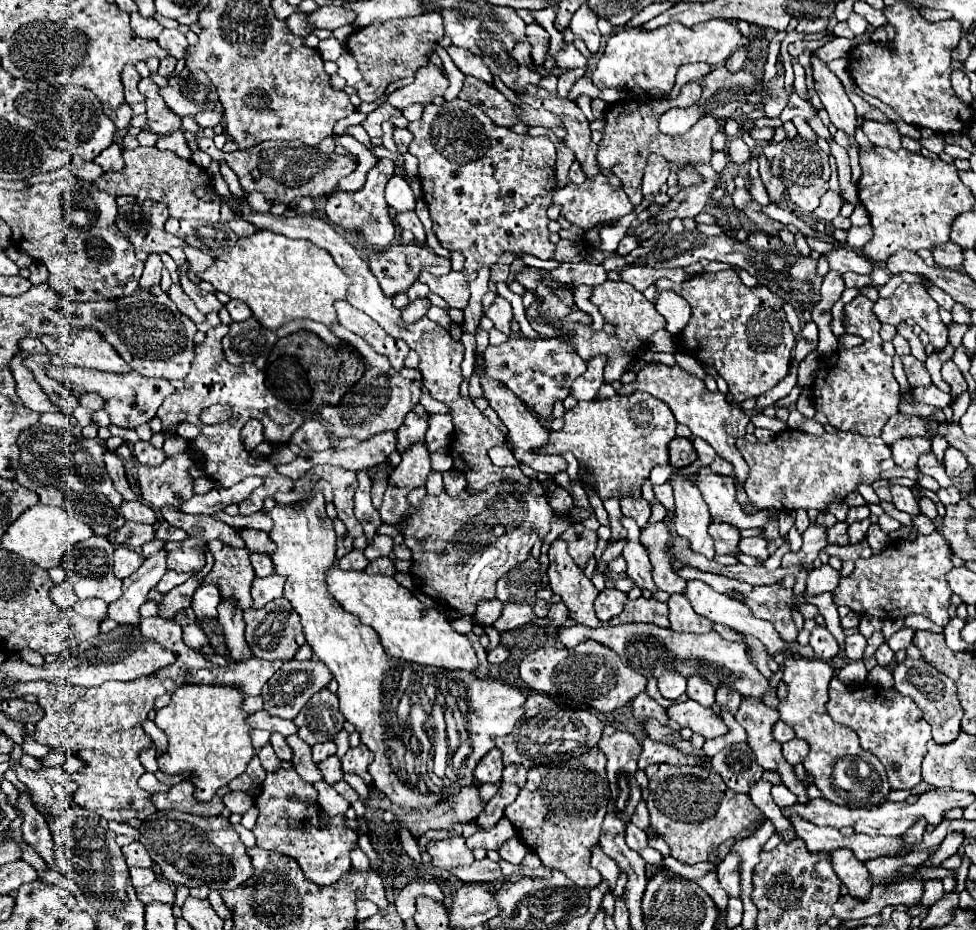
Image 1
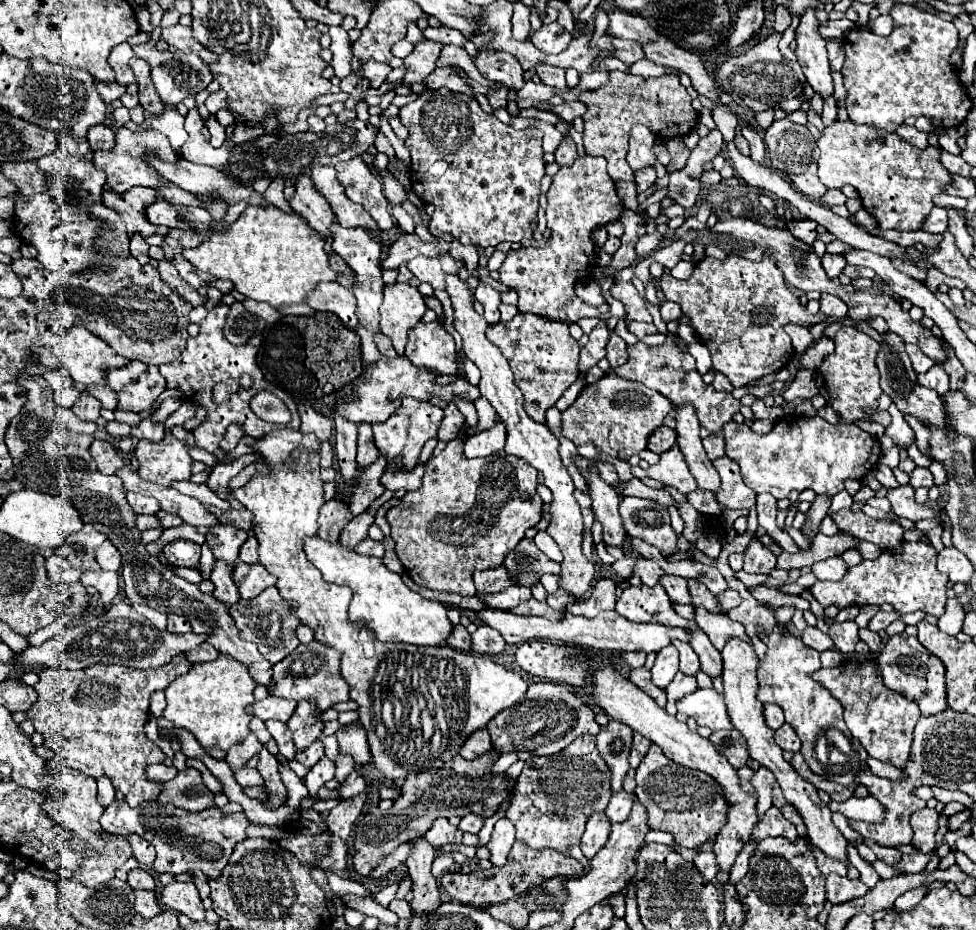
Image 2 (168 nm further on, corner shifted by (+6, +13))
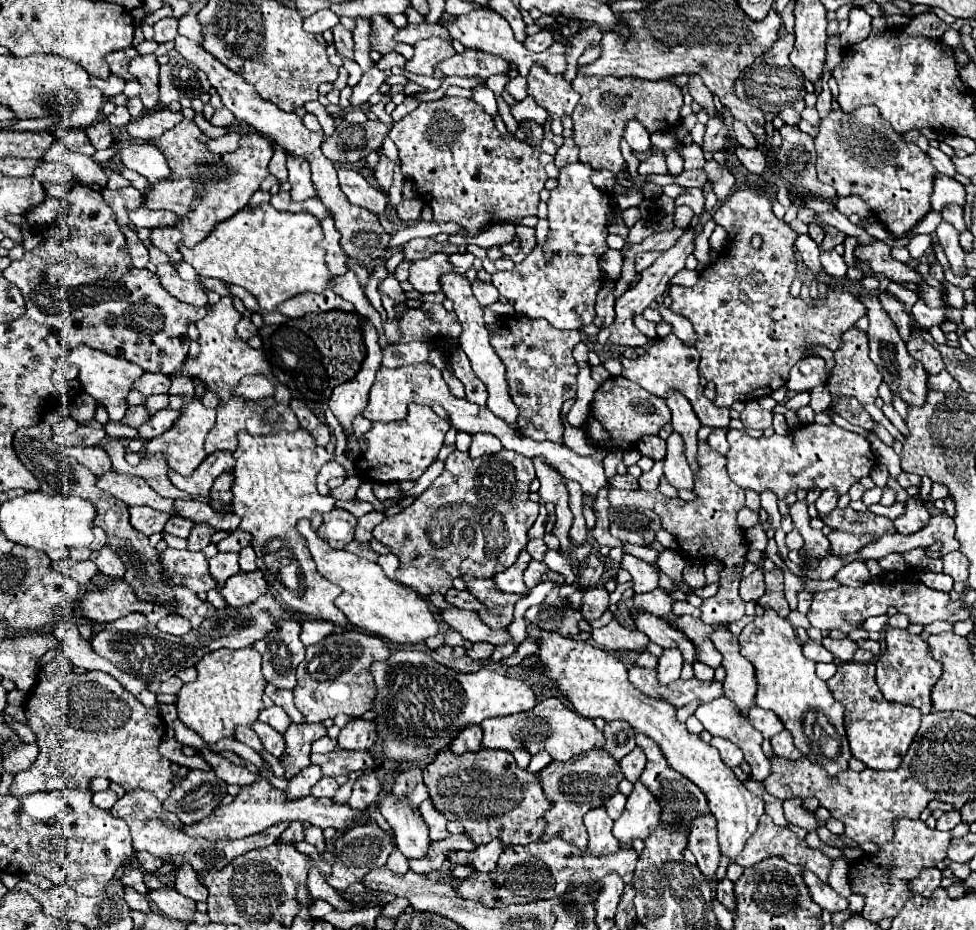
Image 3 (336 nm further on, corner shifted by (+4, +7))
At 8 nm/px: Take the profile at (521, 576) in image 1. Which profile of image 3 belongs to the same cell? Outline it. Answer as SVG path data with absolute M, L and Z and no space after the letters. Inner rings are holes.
M535 539L535 541L529 541L529 543L527 543L525 551L527 551L527 553L529 553L529 555L535 559L535 561L543 561L547 547L545 547L543 539Z

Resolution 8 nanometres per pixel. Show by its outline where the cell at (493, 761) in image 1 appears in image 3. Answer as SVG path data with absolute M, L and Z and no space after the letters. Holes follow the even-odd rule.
M467 727L467 731L461 731L455 739L455 743L451 743L451 751L455 755L463 755L467 751L475 753L481 751L481 741L483 741L483 731L481 727Z

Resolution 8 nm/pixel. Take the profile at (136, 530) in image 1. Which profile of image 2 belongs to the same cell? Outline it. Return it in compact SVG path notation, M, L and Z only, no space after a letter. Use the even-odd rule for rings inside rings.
M139 515L139 517L137 517L137 529L139 529L139 531L145 531L145 529L155 529L155 527L163 529L163 527L159 525L159 521L155 519L155 515Z

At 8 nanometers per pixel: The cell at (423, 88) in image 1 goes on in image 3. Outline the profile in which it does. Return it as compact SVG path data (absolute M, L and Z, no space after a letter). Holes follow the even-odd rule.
M439 37L423 39L423 41L415 43L415 55L411 61L405 63L403 69L409 73L415 73L415 75L433 75L435 65L451 55L455 55L455 49L451 43L447 43Z

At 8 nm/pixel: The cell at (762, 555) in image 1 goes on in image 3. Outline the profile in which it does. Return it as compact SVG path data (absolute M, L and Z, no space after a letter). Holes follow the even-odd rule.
M759 567L757 571L753 571L751 575L741 579L739 595L745 601L757 601L763 593L765 593L765 571Z

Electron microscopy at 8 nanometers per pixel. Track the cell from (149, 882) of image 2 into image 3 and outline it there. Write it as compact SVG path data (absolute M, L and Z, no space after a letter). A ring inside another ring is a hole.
M137 867L127 869L127 871L123 873L121 881L123 881L125 887L133 887L135 891L139 891L139 893L143 893L143 895L147 895L147 891L149 891L147 885L145 885L145 881L143 881L143 873L141 873L141 869L137 869Z

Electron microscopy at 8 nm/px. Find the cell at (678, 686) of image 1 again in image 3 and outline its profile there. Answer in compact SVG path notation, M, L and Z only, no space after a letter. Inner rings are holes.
M667 649L663 651L663 655L659 657L659 665L657 665L657 679L663 685L669 685L673 681L679 679L683 667L683 657L677 649Z

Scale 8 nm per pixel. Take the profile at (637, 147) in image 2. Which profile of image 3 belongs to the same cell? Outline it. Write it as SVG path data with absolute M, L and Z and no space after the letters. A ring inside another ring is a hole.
M639 121L627 123L627 127L625 127L625 141L633 149L633 153L645 153L645 151L651 149L649 133L647 133L647 129Z

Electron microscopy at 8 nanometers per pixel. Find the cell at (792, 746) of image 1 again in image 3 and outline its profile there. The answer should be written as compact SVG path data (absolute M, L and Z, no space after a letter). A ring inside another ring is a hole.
M787 729L777 733L775 737L771 737L771 745L773 745L773 751L777 757L783 757L783 759L799 759L801 757L801 753L793 745L793 737Z

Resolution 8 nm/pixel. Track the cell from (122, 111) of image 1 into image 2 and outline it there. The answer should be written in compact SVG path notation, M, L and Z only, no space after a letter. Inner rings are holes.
M95 81L95 85L97 85L97 91L99 91L99 95L103 97L103 101L105 103L111 103L111 101L115 101L115 99L121 99L121 95L125 93L125 87L123 85L119 85L119 83L103 83L103 81Z

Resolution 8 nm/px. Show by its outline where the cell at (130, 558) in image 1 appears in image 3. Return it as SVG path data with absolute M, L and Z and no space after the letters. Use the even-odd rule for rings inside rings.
M103 547L103 549L99 549L99 551L93 551L89 559L91 559L91 561L97 565L97 569L99 569L101 573L105 573L105 575L111 575L111 577L123 577L123 575L125 575L125 565L123 565L123 561L121 561L119 555L117 555L113 549L109 549L109 547Z

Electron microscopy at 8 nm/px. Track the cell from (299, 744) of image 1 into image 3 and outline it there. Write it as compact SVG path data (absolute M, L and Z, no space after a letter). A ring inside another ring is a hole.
M259 721L253 723L251 729L261 737L263 747L265 747L271 755L275 755L275 757L283 757L283 755L285 755L287 745L285 745L285 739L283 739L283 735L281 735L279 731L275 731L273 727L263 725L263 723L259 723Z

